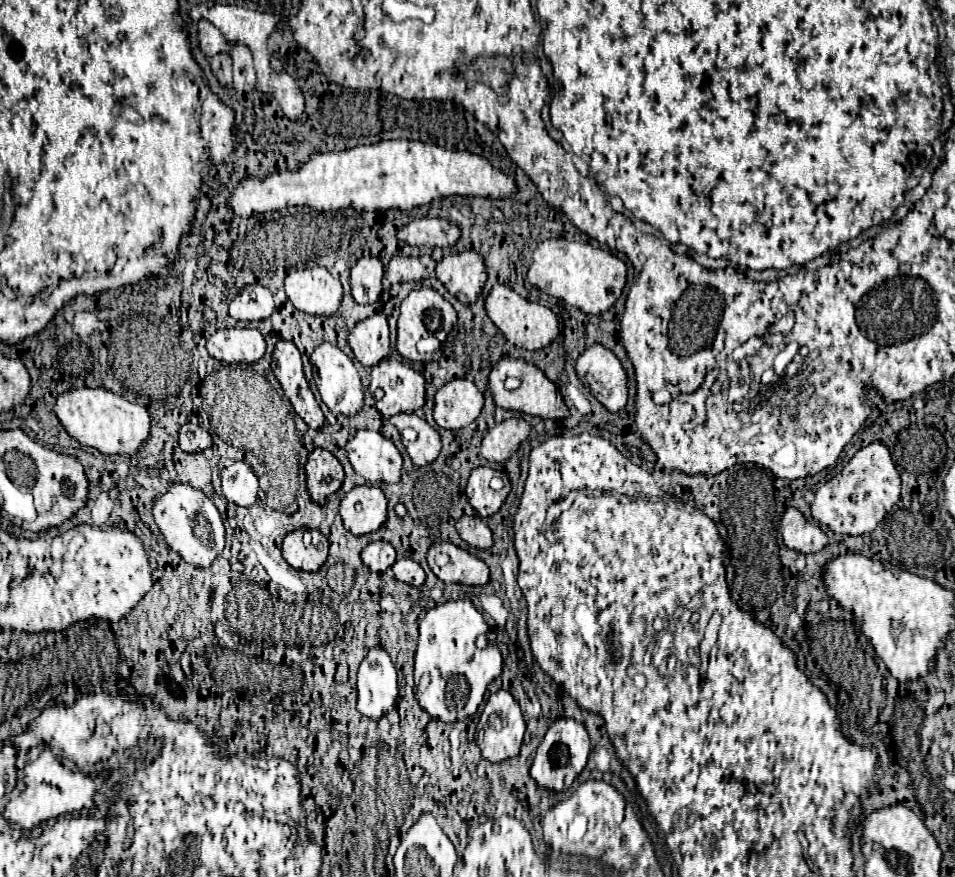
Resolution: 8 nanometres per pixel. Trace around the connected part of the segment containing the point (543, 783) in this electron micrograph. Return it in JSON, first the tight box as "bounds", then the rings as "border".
{"bounds":[530,718,590,792],"border":[[[558,718],[542,738],[534,762],[530,766],[532,780],[546,790],[562,792],[564,788],[570,788],[572,782],[578,778],[578,774],[584,770],[590,756],[590,738],[582,722],[570,720],[570,718]]]}

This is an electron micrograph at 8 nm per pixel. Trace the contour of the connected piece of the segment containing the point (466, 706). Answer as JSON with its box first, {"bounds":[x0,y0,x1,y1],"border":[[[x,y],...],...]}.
{"bounds":[414,600,502,724],"border":[[[450,600],[442,606],[436,606],[428,610],[424,620],[420,622],[420,636],[414,652],[414,694],[420,708],[426,710],[430,718],[450,724],[450,722],[462,722],[478,710],[480,702],[484,700],[488,684],[502,672],[500,650],[492,644],[484,644],[482,648],[476,644],[478,636],[484,636],[486,632],[488,626],[470,600]]]}

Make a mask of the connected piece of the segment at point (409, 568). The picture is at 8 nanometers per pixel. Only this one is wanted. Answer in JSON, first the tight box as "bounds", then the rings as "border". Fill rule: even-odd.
{"bounds":[392,558,426,586],"border":[[[400,558],[396,560],[396,564],[392,566],[396,580],[410,584],[410,586],[422,586],[426,580],[426,574],[422,570],[422,566],[410,558]]]}

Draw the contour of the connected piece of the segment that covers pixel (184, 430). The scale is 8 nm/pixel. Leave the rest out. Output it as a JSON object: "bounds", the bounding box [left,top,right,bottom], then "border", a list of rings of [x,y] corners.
{"bounds":[180,422,212,452],"border":[[[190,422],[180,428],[180,448],[184,452],[202,452],[204,448],[210,446],[212,446],[212,436],[204,428]]]}

